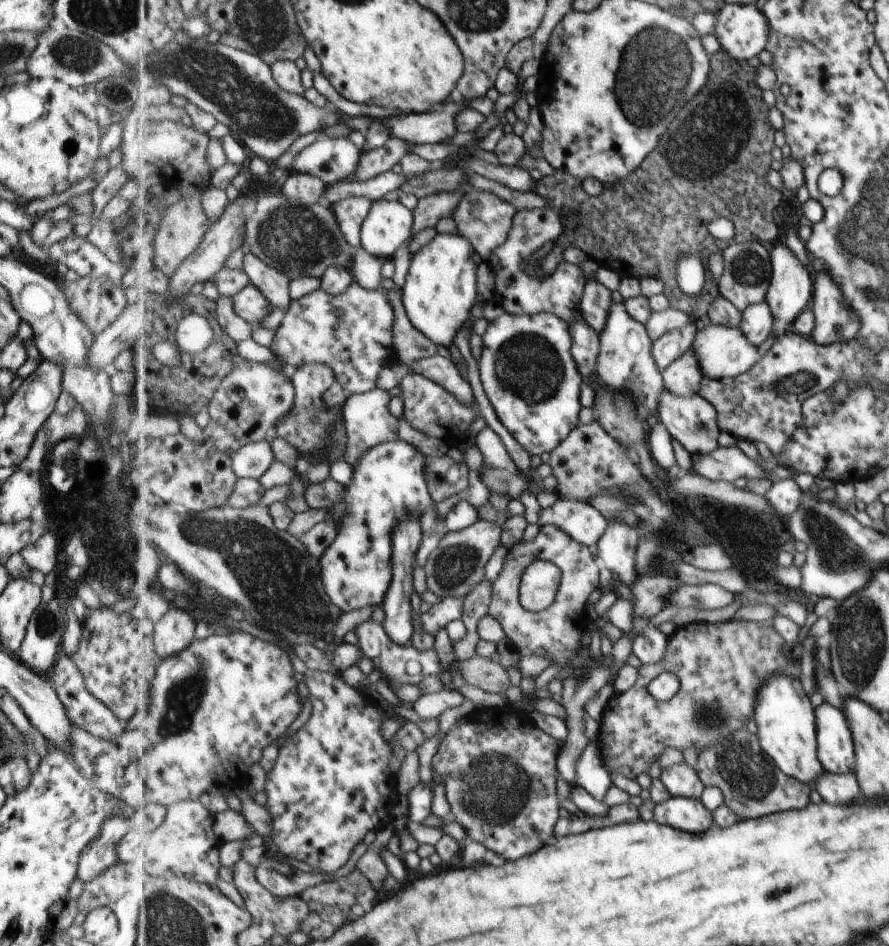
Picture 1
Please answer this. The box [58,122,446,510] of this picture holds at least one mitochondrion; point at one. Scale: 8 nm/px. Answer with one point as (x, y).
(295, 239)

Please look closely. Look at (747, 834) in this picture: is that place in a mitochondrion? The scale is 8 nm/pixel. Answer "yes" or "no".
no

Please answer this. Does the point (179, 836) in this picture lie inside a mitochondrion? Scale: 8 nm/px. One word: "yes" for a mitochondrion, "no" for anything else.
no

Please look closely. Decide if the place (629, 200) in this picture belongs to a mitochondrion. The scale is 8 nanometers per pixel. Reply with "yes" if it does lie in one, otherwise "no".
no

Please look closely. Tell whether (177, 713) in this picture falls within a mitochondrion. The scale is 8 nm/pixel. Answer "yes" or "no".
yes

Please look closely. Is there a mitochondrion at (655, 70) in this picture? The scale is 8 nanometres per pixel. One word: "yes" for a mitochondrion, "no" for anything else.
yes

